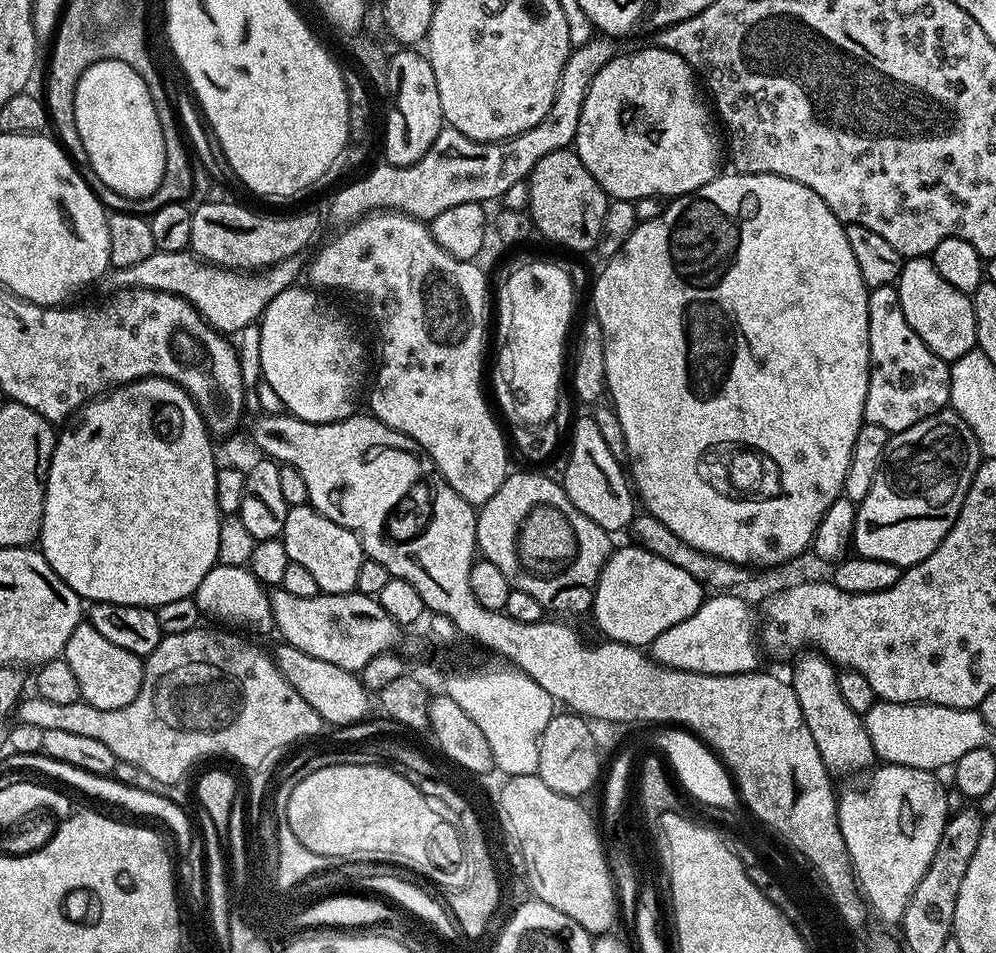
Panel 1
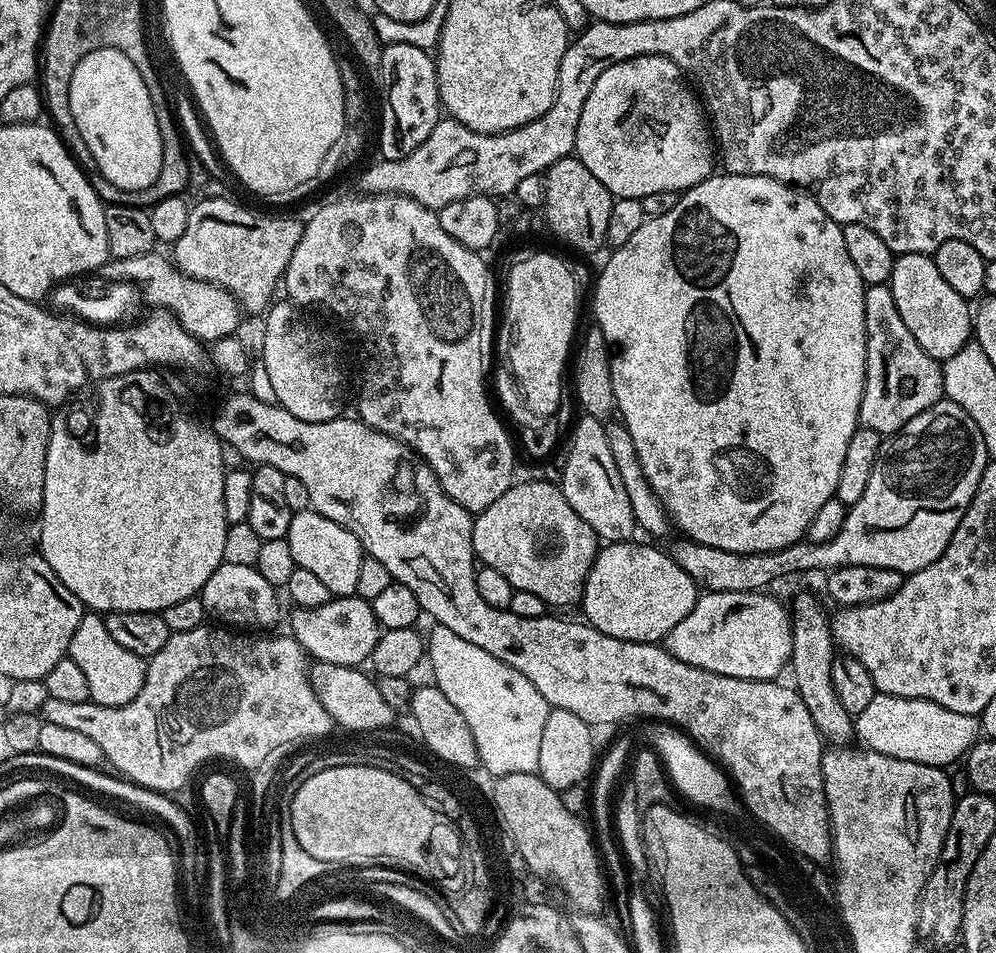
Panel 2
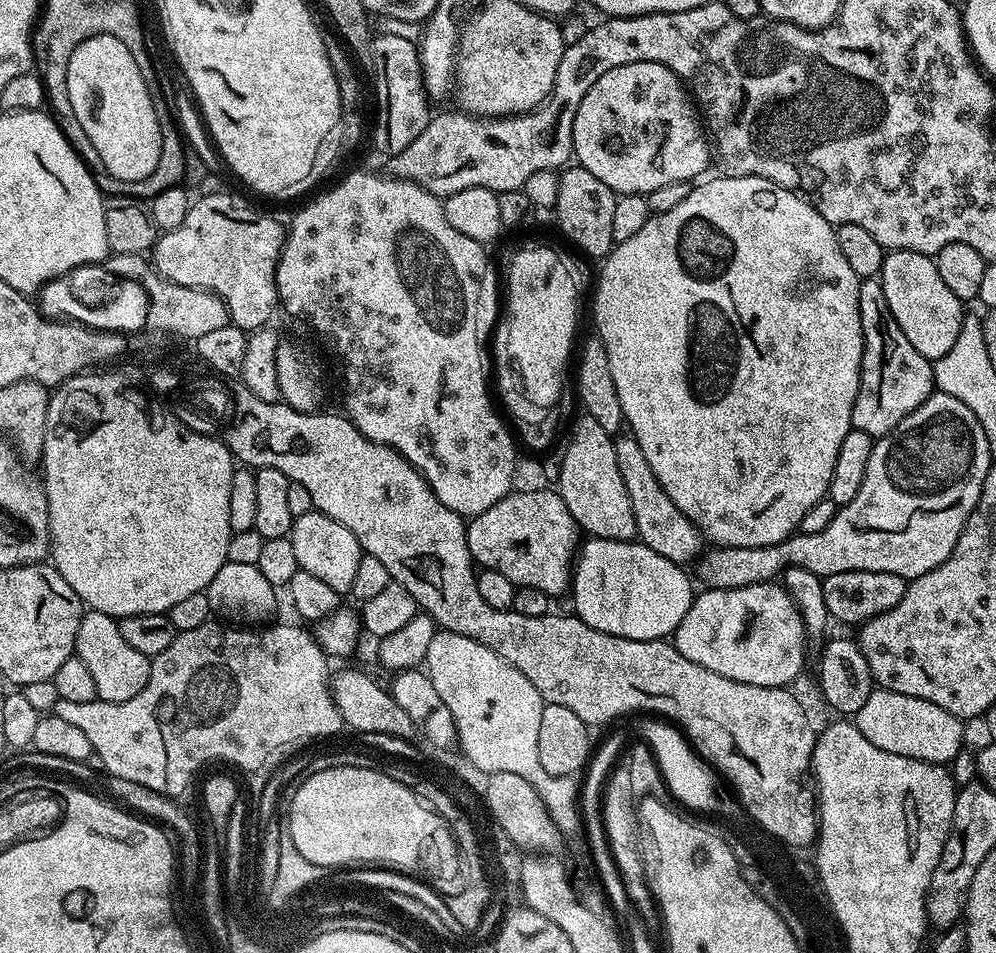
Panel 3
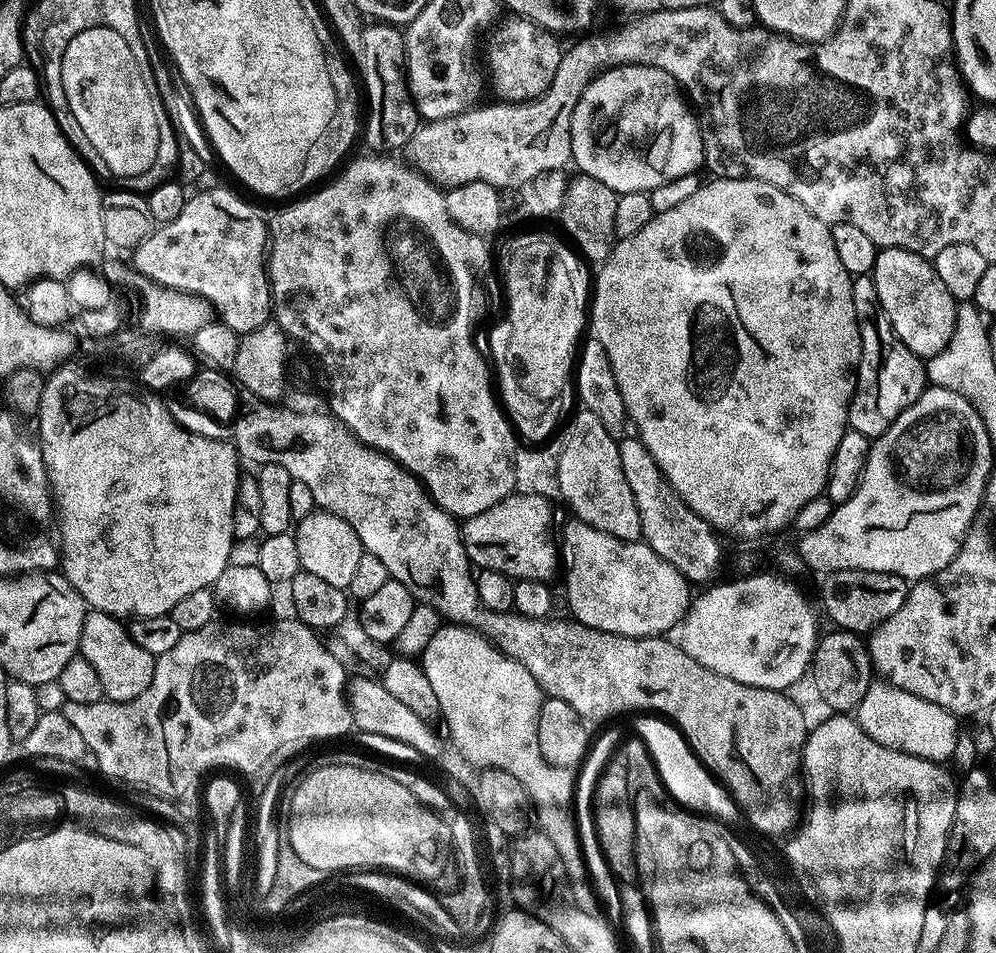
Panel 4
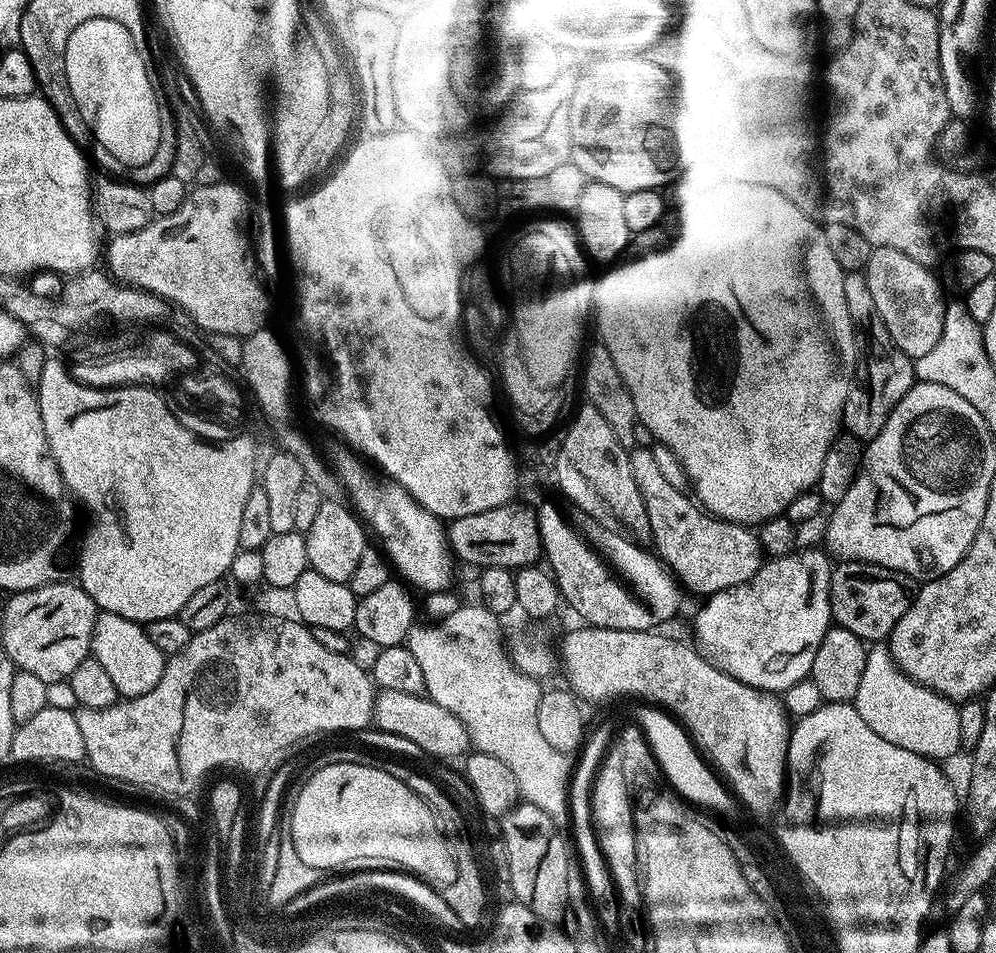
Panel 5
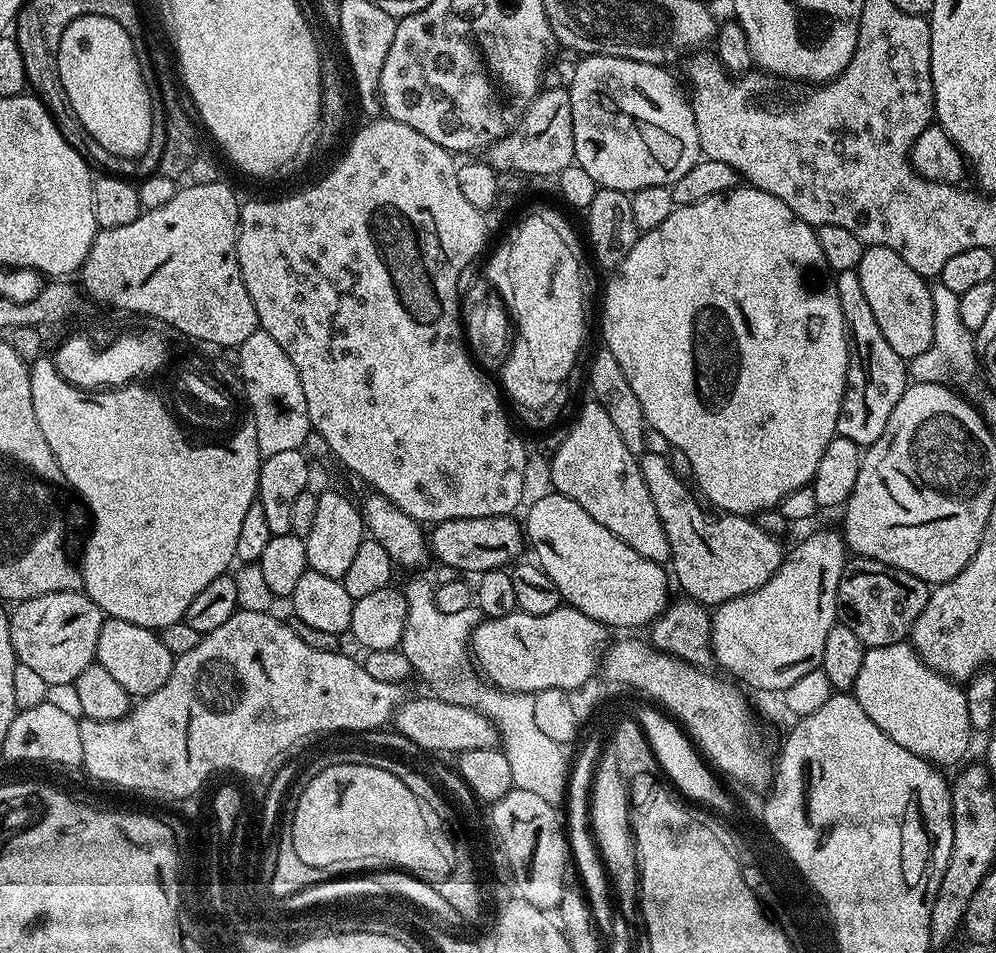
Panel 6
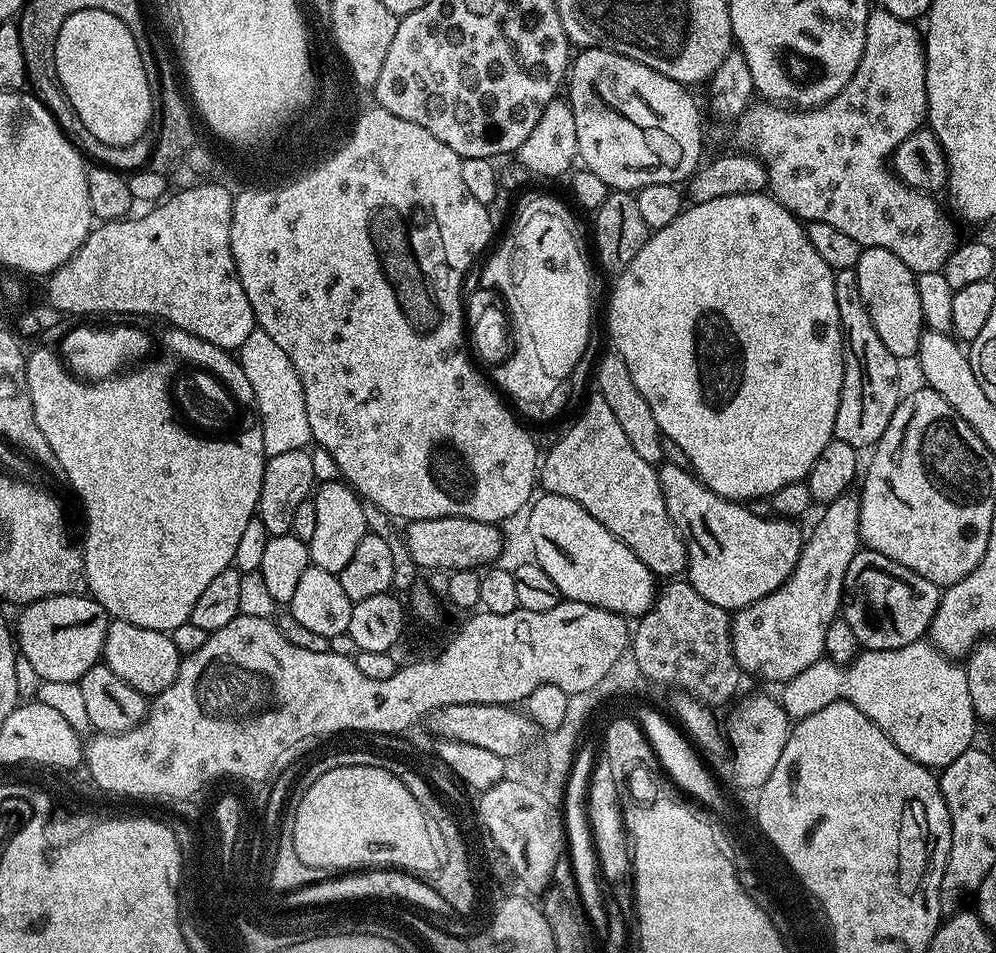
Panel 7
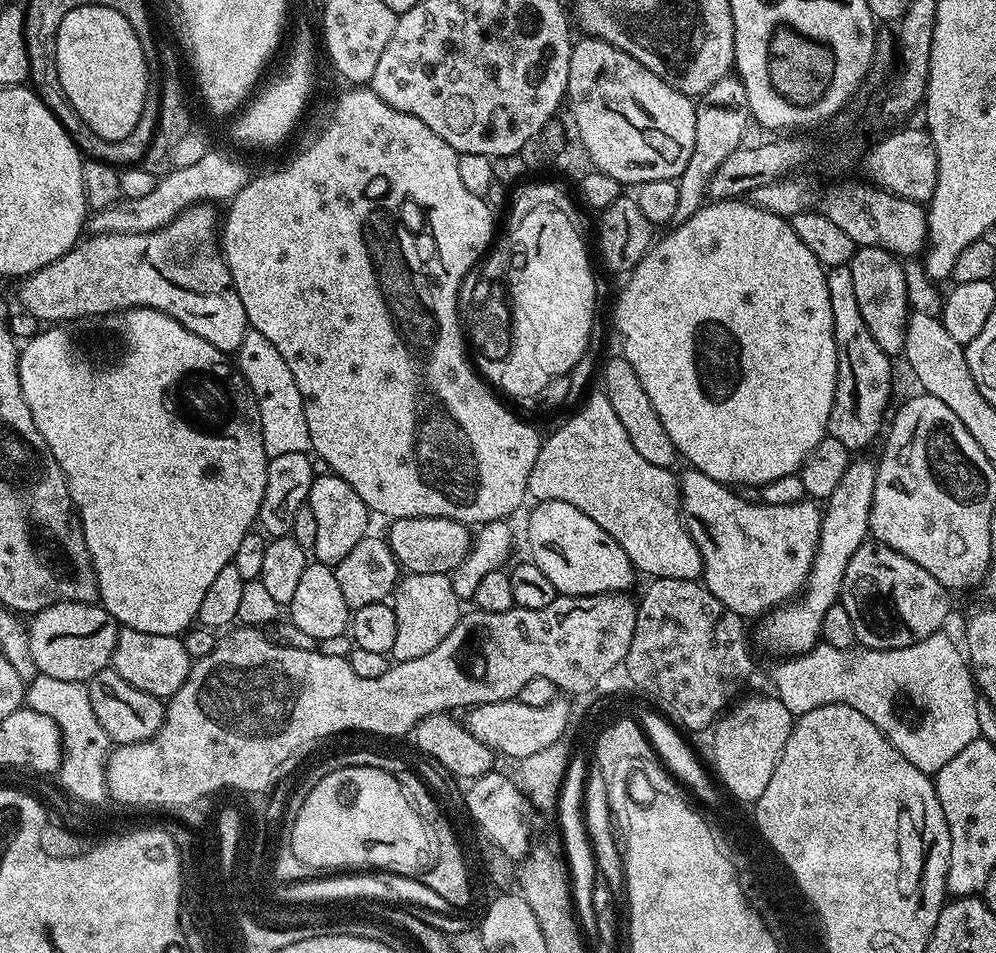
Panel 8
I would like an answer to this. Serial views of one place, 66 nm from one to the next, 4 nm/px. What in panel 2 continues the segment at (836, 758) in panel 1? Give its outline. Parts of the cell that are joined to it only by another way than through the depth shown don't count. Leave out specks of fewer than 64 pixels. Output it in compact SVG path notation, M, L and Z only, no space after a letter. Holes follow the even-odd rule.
M800 592L793 598L792 604L790 600L790 615L792 618L791 683L802 698L802 702L806 702L806 710L810 710L810 718L814 718L814 726L818 726L821 737L829 741L832 739L832 742L851 741L854 736L854 717L843 708L830 675L830 666L833 665L837 653L834 651L829 613L824 613L824 608L814 593Z

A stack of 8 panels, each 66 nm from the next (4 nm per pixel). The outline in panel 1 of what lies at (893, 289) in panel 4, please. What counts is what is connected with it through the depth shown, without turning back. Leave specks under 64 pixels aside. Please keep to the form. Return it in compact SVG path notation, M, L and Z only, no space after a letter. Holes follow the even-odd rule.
M928 256L905 259L894 287L902 302L902 314L906 314L906 322L910 322L910 330L914 330L914 334L918 334L918 338L922 338L922 342L926 342L926 346L938 354L938 358L951 362L976 347L978 322L974 318L971 295L954 290L954 286L950 286L950 282L946 282L946 278L934 270Z

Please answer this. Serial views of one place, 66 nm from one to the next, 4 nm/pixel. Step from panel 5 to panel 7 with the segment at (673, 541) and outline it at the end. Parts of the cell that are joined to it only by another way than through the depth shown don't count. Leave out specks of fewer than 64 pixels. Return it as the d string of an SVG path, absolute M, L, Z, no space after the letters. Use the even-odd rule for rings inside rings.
M683 463L659 465L666 510L684 540L689 584L729 614L750 606L778 590L796 568L805 537L799 523L775 515L758 517L743 503L727 500L710 490Z

